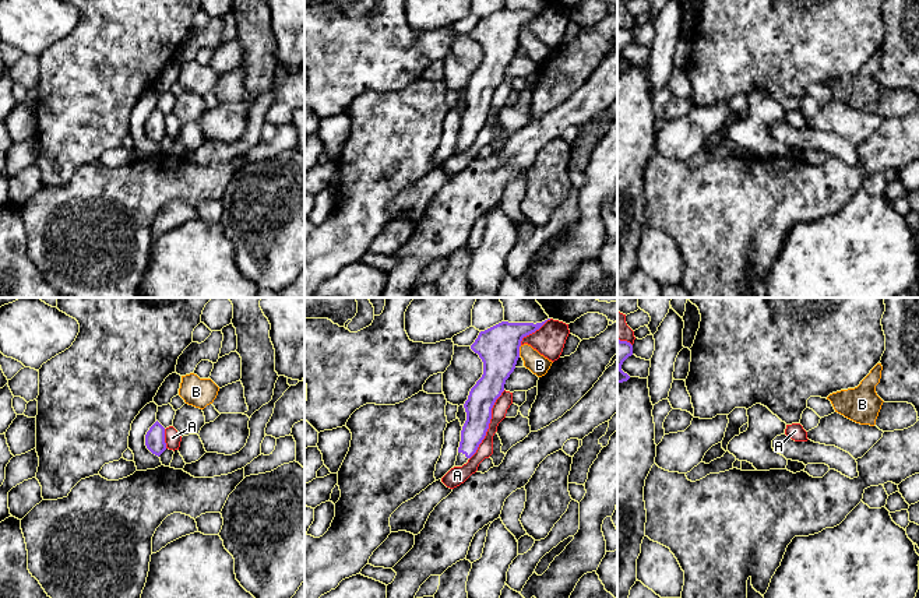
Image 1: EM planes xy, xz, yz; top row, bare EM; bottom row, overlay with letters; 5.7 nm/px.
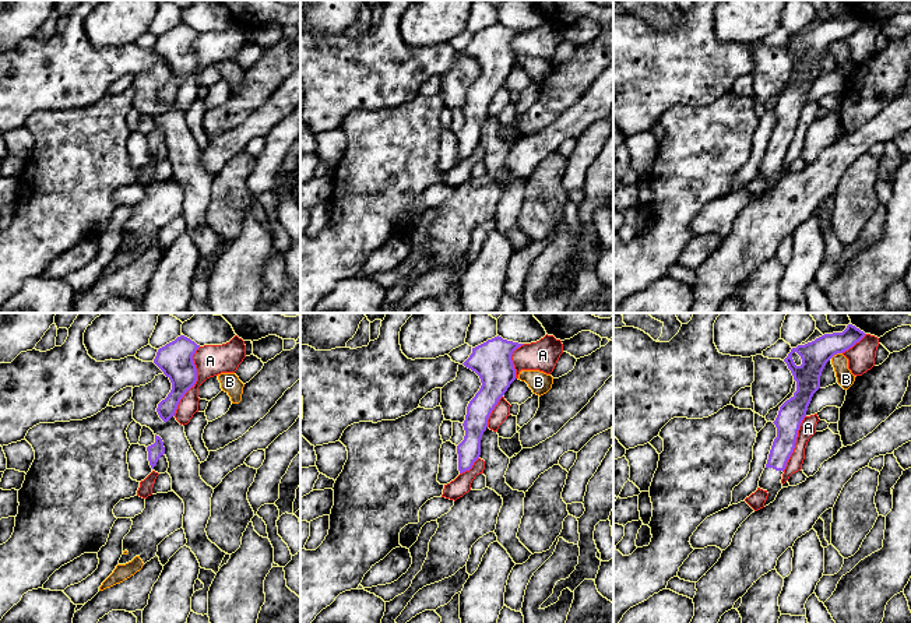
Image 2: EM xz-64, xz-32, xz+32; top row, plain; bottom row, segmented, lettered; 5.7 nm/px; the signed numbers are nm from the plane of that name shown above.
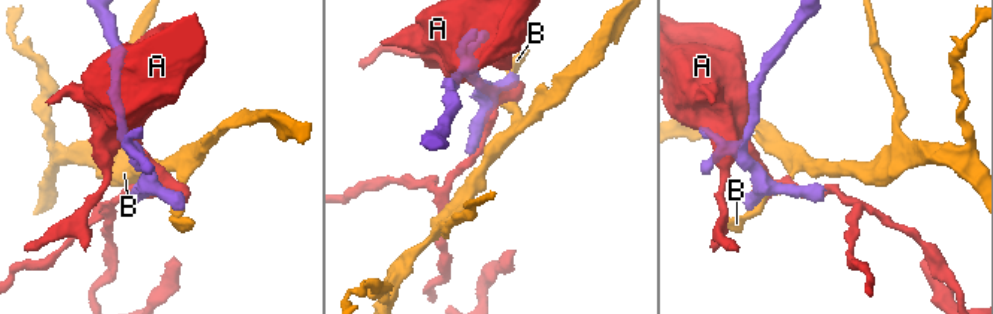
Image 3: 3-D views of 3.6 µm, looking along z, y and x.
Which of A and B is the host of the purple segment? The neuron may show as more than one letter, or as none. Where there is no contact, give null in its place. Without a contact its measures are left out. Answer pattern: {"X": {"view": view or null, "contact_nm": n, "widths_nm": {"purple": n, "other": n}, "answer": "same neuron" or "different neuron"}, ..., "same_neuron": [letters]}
{"A": {"view": "xz", "contact_nm": 440, "widths_nm": {"purple": 160, "other": 90}, "answer": "different neuron"}, "B": {"view": "xz", "contact_nm": 70, "widths_nm": {"purple": 240, "other": 120}, "answer": "different neuron"}, "same_neuron": []}

